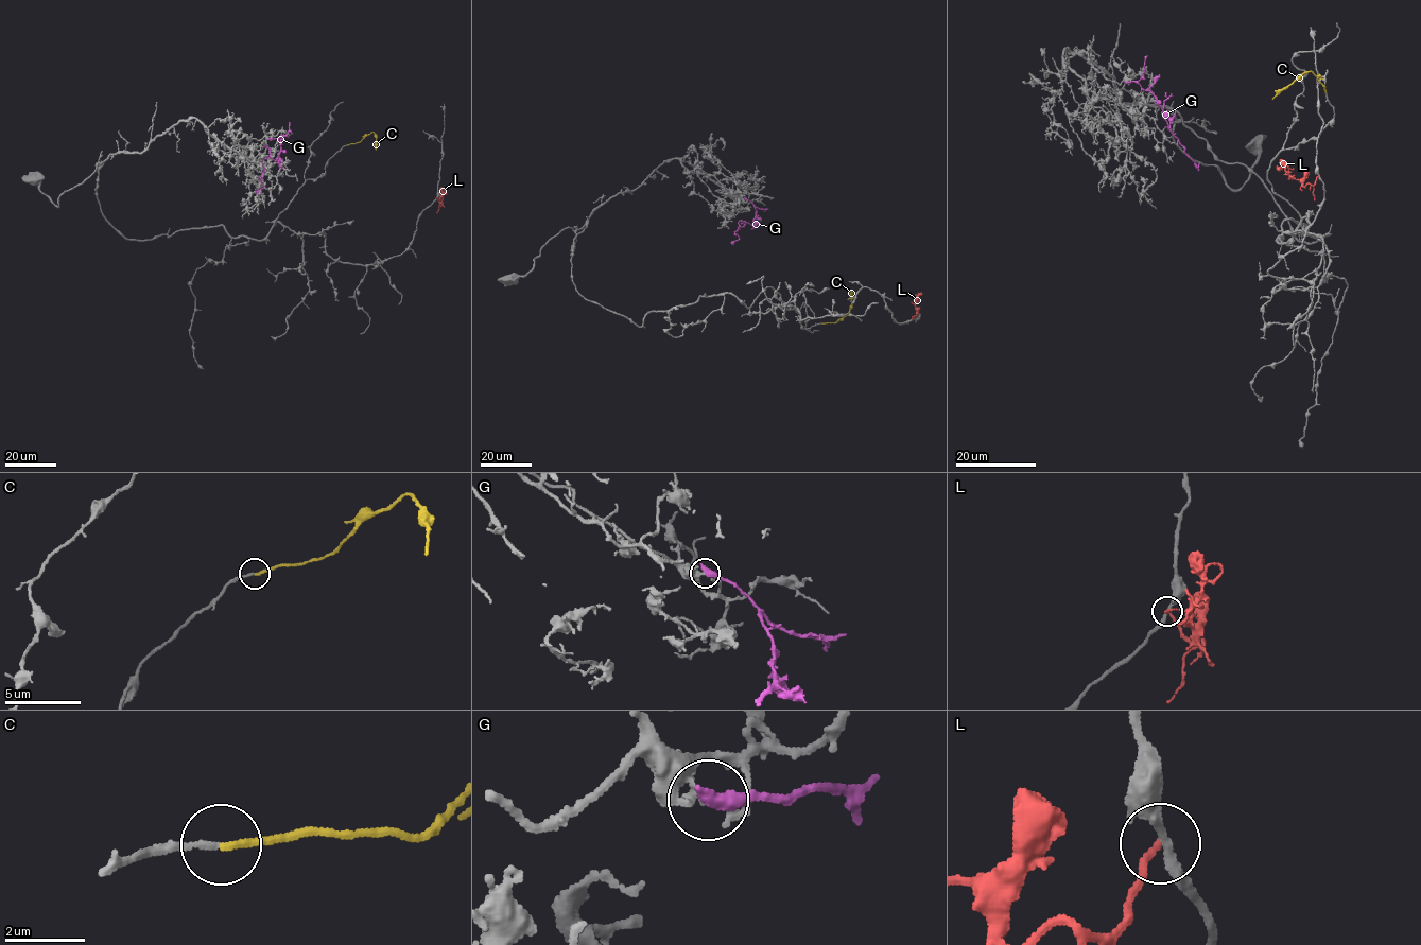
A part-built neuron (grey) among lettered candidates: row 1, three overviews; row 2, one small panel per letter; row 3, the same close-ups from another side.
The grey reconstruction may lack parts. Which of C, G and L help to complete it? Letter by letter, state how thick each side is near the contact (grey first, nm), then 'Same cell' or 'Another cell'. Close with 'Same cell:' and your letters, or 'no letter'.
C: Thickness 150 nm (grey) against 190 nm. Same cell
G: Thickness 340 nm (grey) against 420 nm. Another cell
L: Thickness 220 nm (grey) against 150 nm. Another cell
Same cell: C

